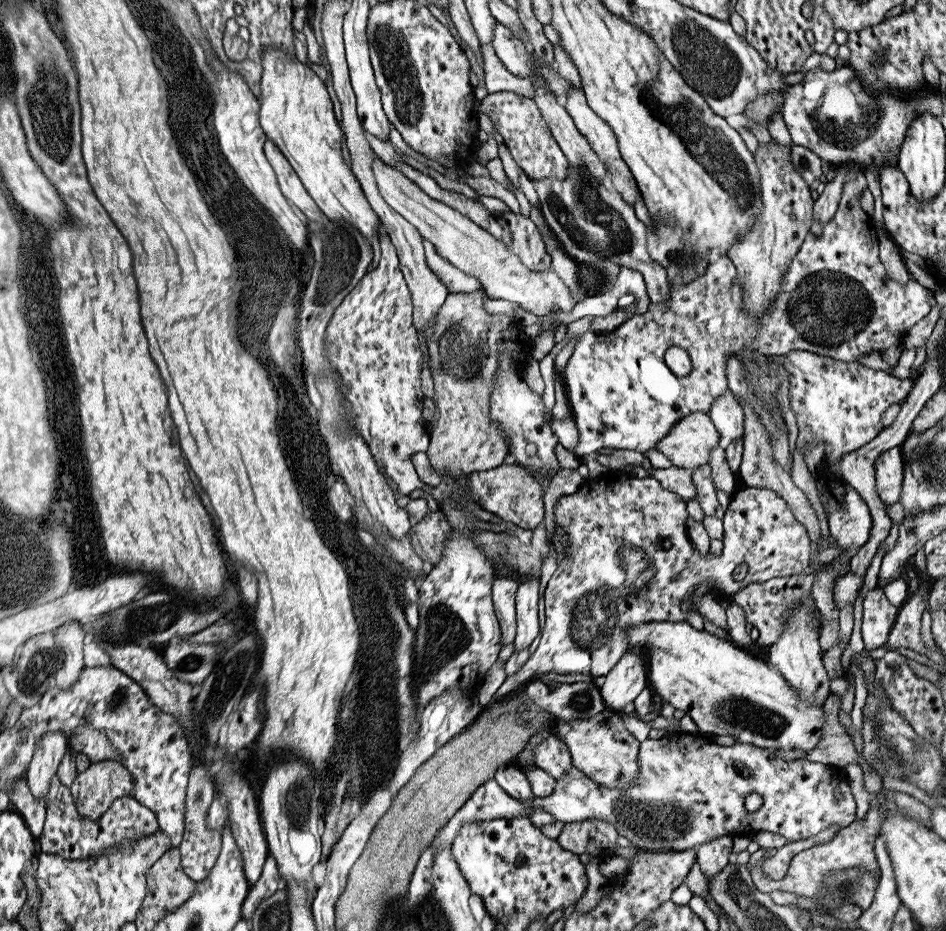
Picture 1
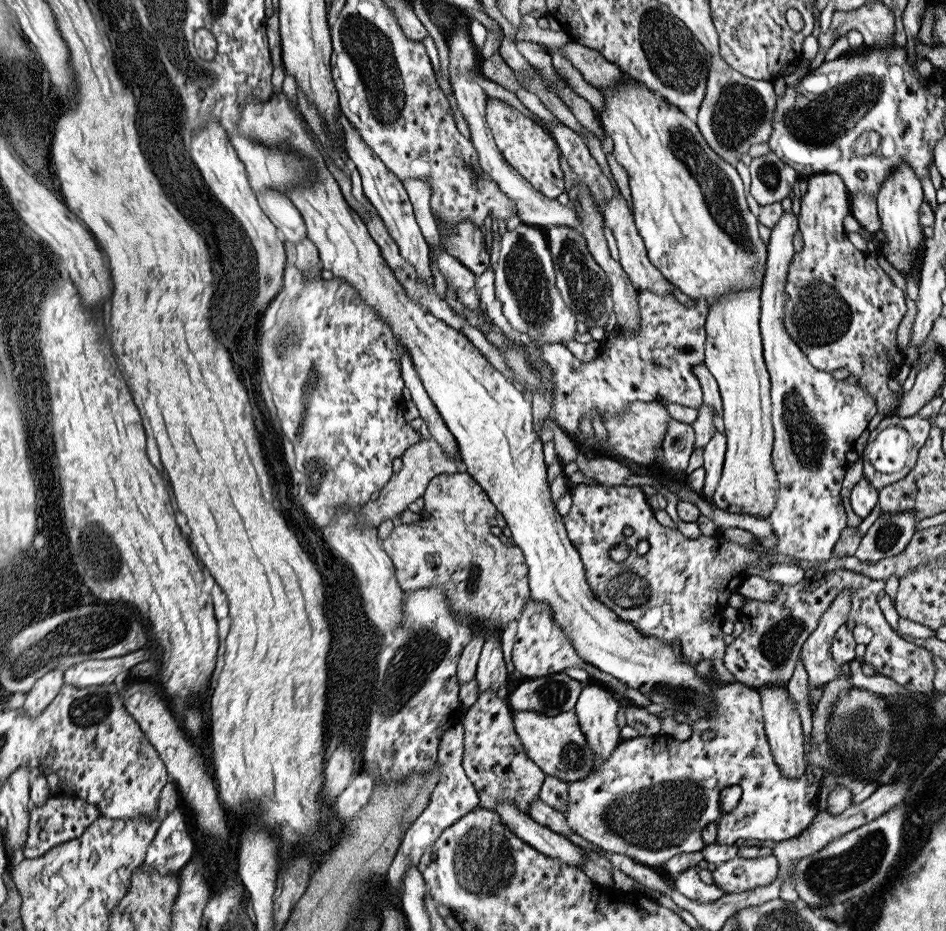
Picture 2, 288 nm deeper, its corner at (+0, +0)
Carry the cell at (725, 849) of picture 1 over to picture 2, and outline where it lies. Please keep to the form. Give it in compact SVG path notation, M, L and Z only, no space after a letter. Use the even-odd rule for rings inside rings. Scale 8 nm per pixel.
M691 866L685 872L681 872L679 876L673 878L673 882L681 894L685 894L691 900L699 900L699 902L713 902L727 894L715 884L705 884L701 876L697 874L697 866Z

